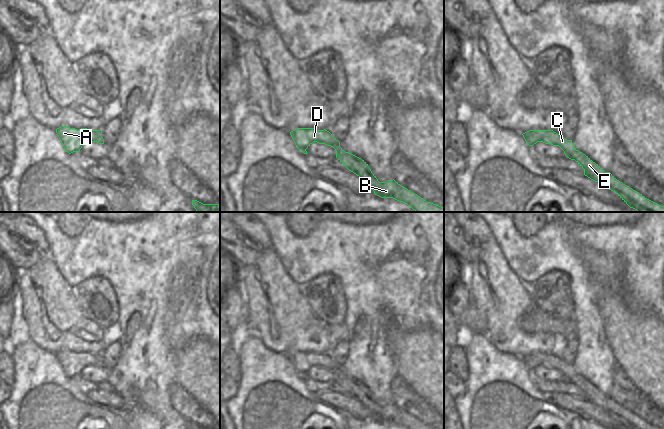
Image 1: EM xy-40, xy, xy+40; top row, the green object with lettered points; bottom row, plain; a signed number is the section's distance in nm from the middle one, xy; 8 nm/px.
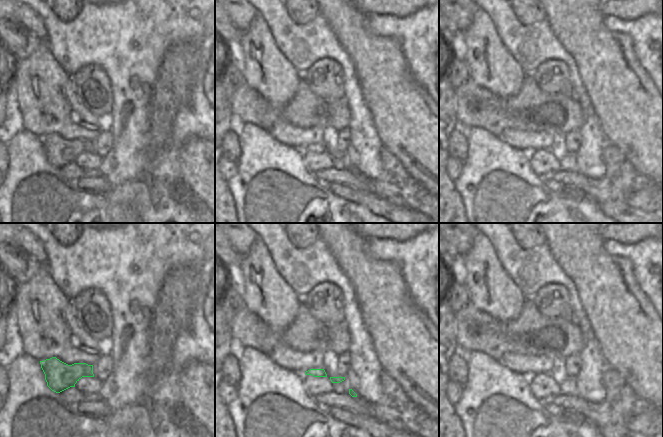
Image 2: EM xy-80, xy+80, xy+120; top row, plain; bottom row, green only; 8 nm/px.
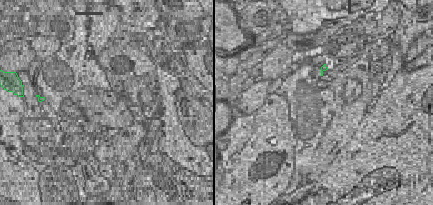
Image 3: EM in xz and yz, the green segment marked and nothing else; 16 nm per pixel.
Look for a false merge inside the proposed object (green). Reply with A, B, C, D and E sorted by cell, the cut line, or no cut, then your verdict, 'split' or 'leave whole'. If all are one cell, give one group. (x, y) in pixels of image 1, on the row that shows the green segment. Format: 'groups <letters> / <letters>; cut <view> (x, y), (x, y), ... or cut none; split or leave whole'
groups A B C D E; cut none; leave whole

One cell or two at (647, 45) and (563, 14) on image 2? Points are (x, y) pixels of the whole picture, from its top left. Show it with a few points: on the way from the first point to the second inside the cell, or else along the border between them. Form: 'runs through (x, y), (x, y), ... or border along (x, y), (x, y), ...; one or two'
border along (610, 30), (624, 32), (632, 40), (639, 61); two

